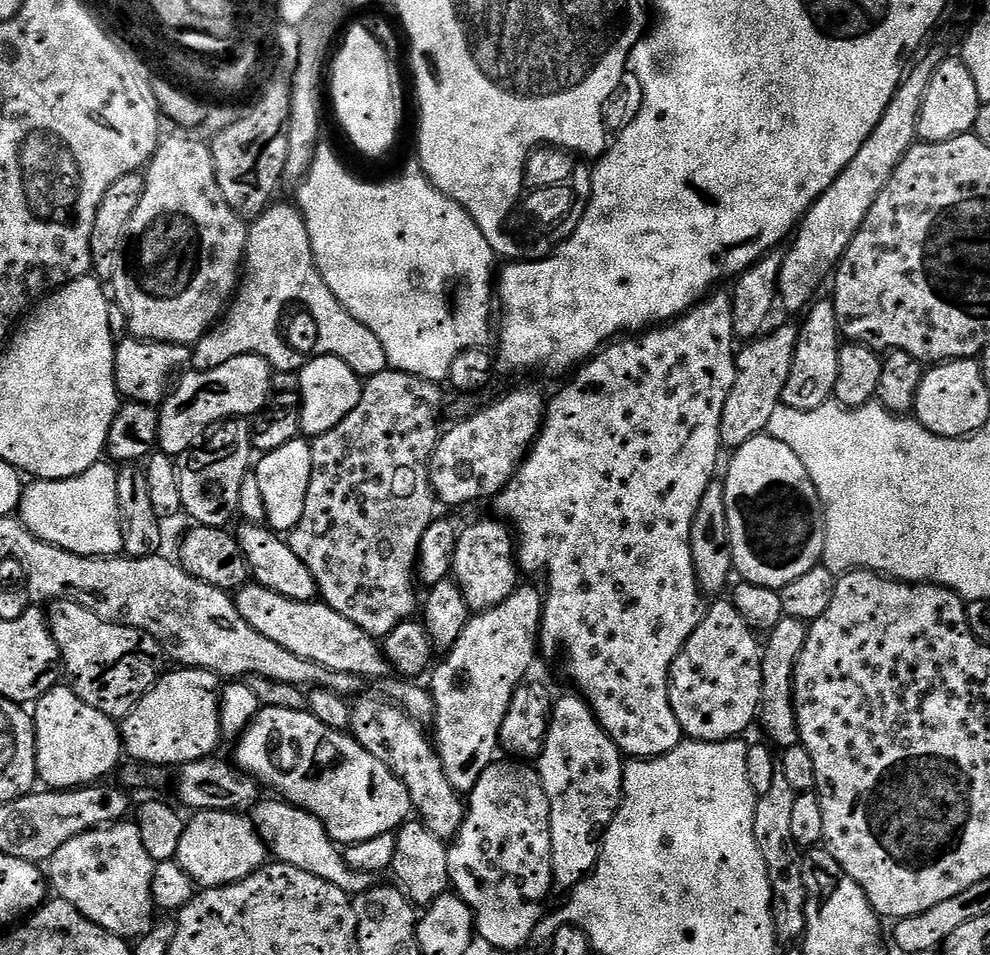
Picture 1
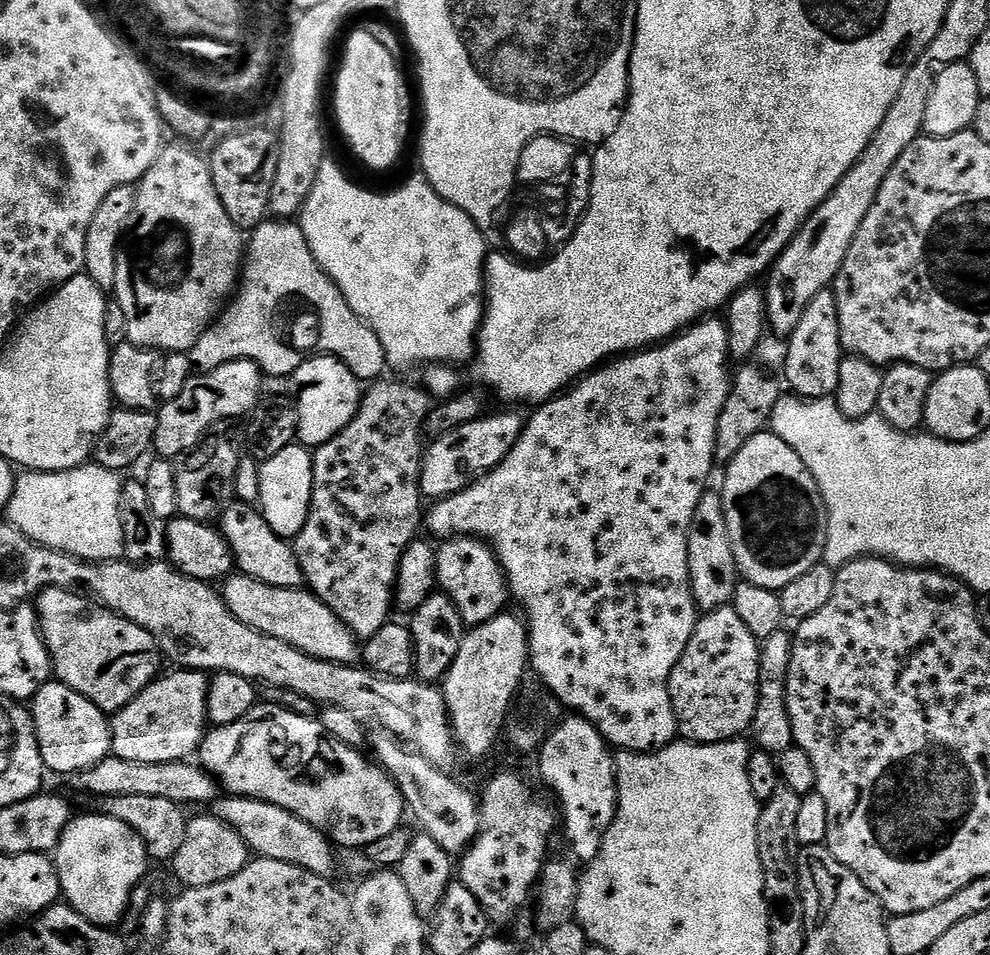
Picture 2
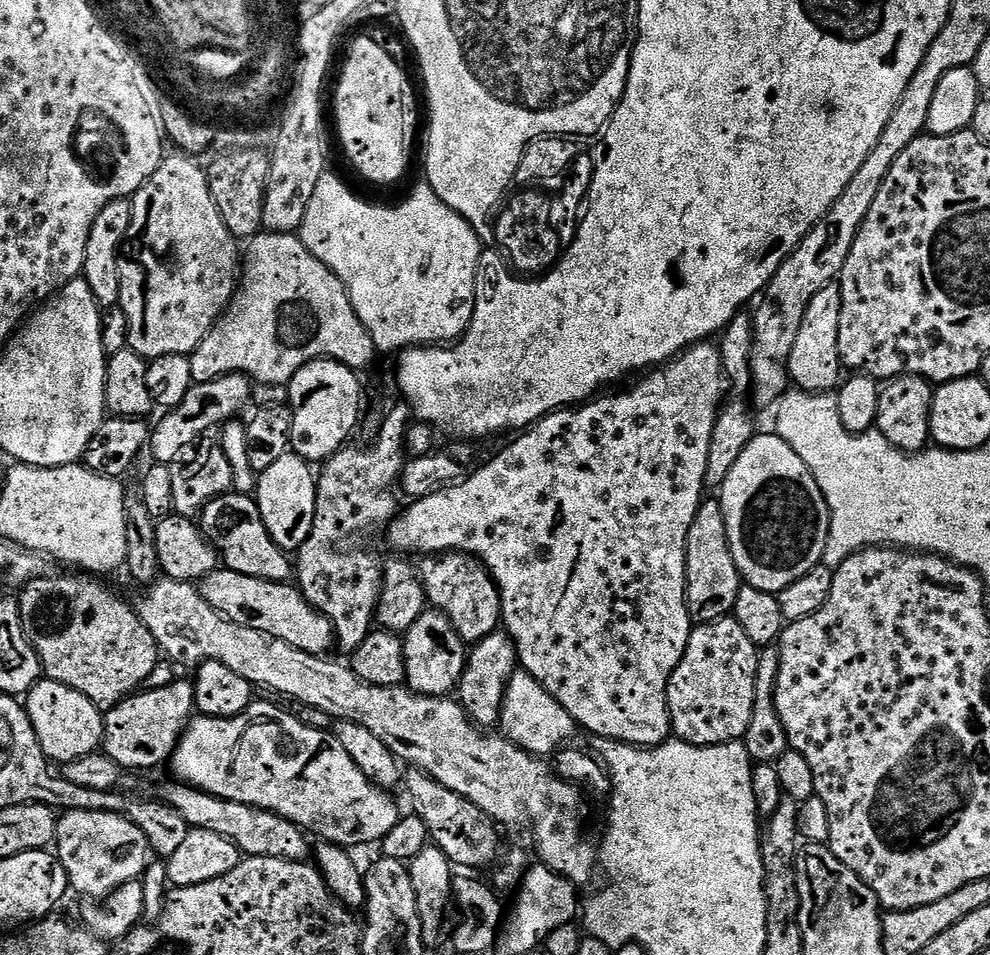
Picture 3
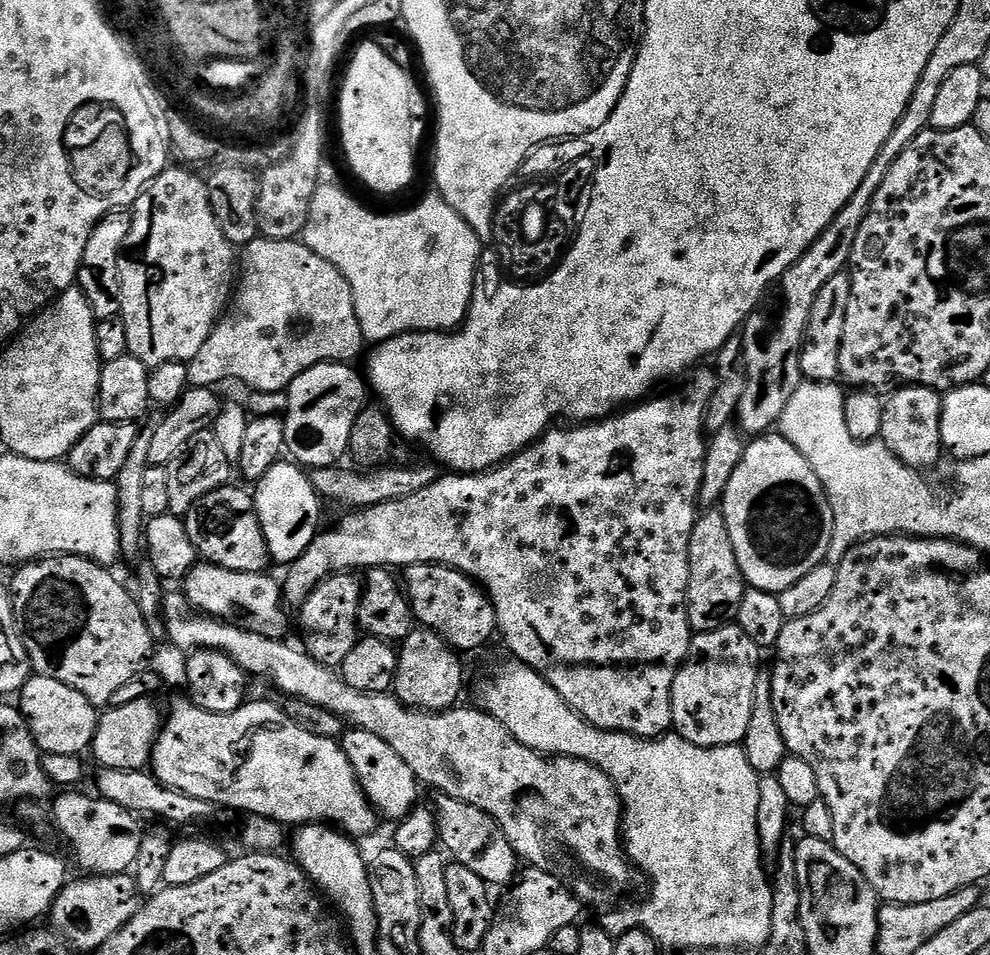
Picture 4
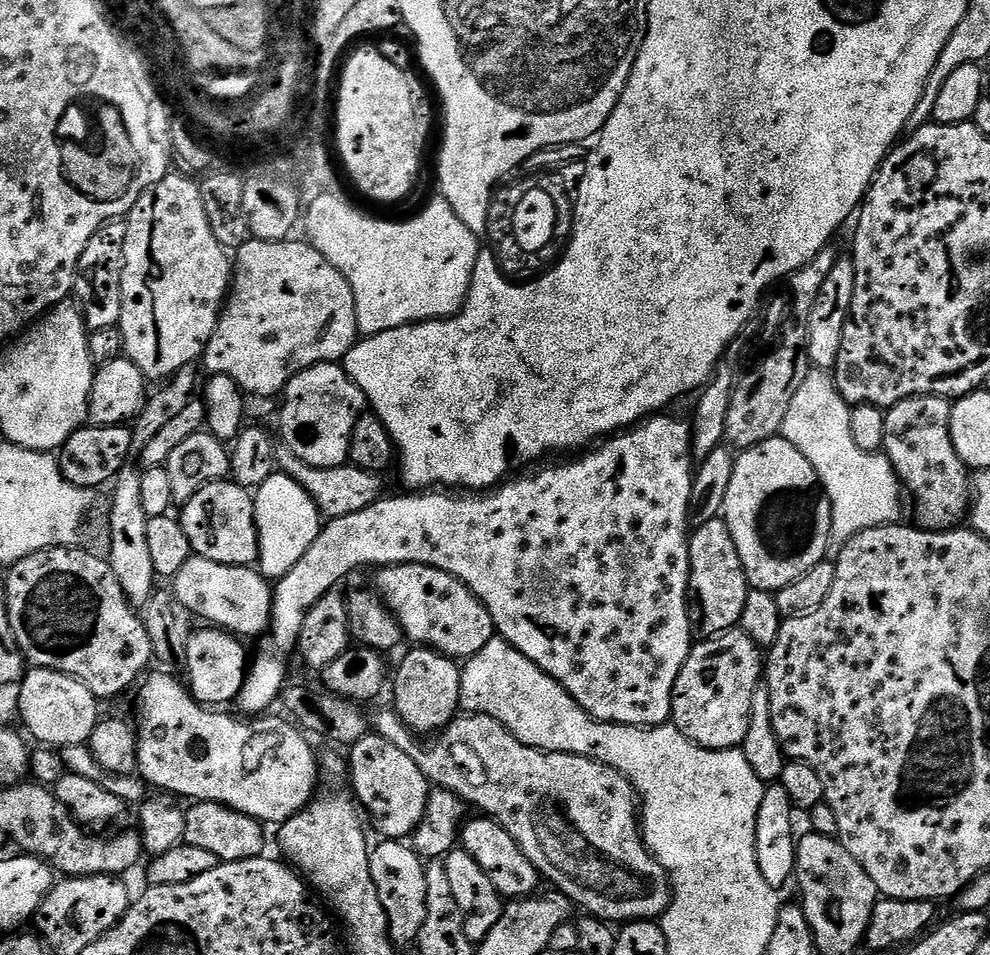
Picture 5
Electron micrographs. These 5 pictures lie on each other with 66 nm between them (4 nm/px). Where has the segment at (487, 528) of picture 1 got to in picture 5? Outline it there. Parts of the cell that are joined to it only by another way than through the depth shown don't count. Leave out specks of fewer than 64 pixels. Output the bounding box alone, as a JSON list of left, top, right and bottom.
[374,564,497,658]

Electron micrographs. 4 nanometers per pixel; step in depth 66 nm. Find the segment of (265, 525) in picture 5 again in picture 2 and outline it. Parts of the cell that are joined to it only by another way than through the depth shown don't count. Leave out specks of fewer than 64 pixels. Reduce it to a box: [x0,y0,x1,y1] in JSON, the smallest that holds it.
[258,442,312,542]

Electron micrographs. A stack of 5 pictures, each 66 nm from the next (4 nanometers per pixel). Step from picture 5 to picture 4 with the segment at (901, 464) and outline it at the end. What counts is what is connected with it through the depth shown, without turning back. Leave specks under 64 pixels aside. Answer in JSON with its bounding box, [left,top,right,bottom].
[879,384,944,470]

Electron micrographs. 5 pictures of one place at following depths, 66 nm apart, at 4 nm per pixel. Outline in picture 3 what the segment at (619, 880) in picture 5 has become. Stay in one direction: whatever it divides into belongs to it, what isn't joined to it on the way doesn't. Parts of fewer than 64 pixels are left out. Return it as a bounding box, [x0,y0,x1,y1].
[134,578,598,886]

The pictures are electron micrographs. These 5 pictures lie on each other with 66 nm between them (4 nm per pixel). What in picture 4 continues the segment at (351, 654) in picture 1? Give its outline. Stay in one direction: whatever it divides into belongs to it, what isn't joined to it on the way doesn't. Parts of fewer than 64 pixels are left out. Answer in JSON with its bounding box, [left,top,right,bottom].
[182,562,288,640]

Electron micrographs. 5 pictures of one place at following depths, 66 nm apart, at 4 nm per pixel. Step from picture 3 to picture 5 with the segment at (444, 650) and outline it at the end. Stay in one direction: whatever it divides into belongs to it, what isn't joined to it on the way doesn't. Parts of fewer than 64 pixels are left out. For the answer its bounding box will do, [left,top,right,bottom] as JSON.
[394,646,464,738]

